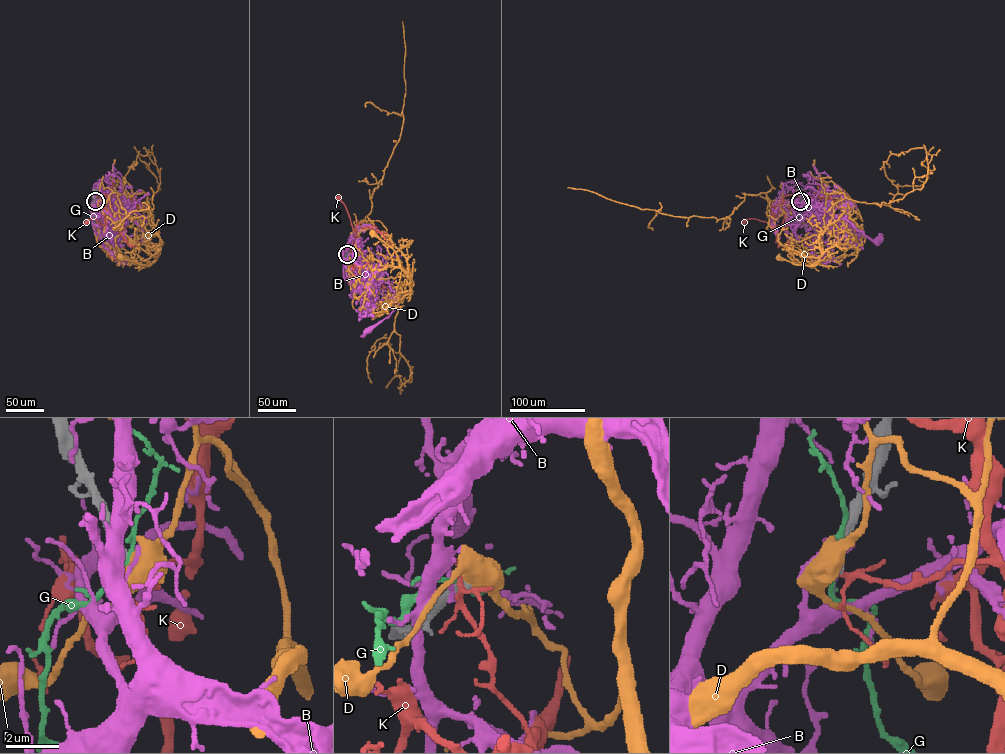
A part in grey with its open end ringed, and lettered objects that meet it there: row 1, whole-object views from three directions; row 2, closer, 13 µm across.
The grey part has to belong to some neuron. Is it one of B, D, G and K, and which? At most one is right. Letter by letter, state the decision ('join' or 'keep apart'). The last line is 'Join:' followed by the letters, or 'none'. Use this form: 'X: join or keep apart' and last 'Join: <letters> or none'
B: keep apart
D: keep apart
G: keep apart
K: keep apart
Join: none

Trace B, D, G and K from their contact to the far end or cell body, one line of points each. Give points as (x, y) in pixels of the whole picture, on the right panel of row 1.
B: (800, 200), (796, 206), (817, 212), (818, 207), (820, 211), (847, 220), (872, 240), (877, 241)
D: (800, 201), (802, 197), (806, 205), (825, 207), (824, 225), (818, 234), (822, 255), (813, 266), (779, 257)
G: (800, 201), (804, 208), (801, 219), (806, 227)
K: (800, 201), (805, 201), (802, 210), (782, 210), (784, 218), (780, 225), (753, 218), (743, 222)

